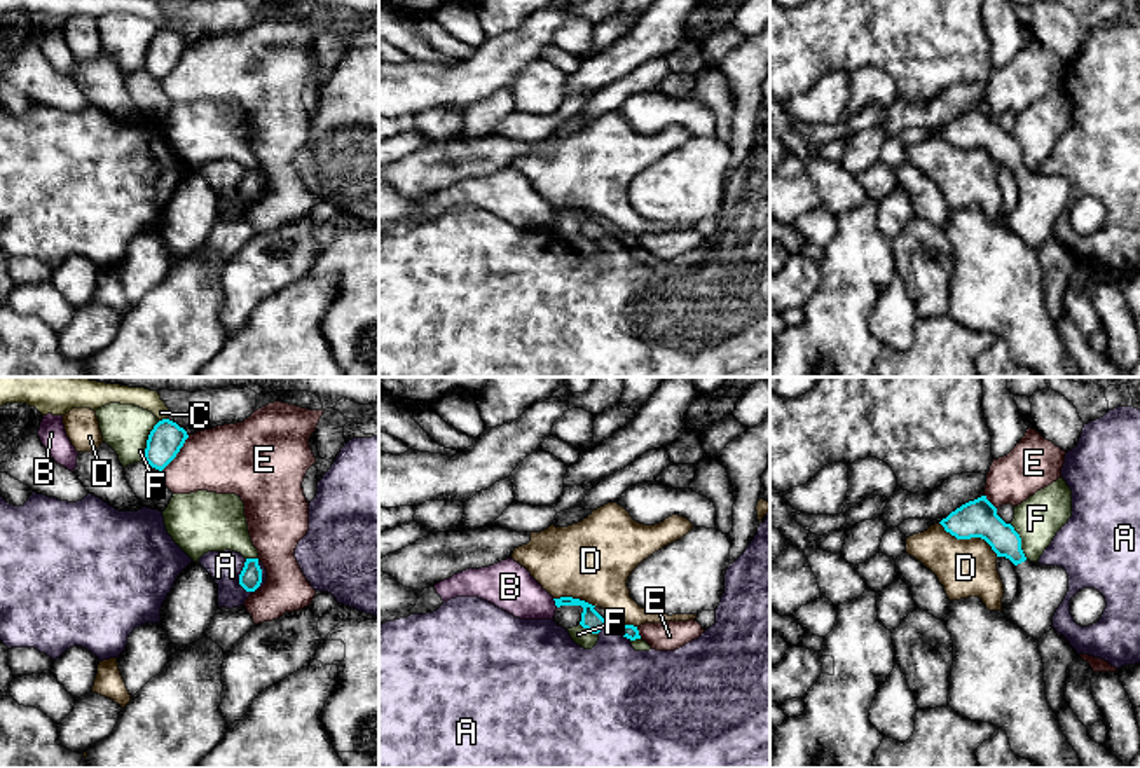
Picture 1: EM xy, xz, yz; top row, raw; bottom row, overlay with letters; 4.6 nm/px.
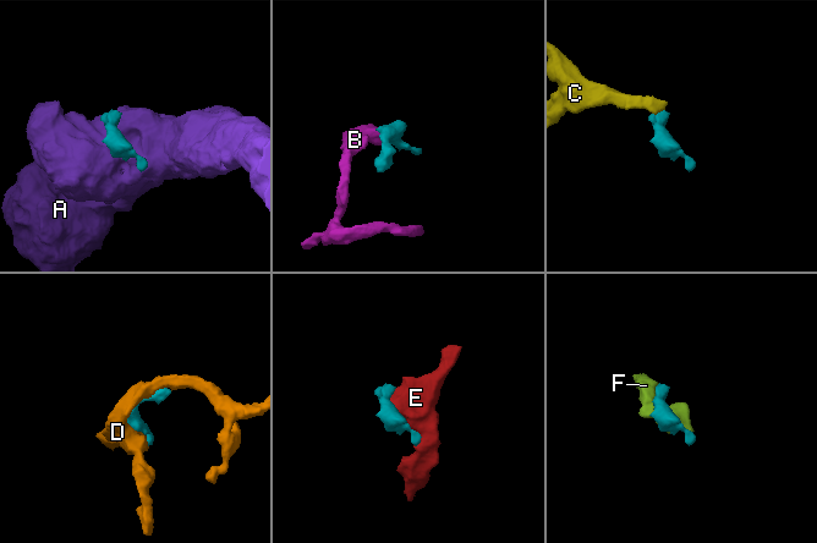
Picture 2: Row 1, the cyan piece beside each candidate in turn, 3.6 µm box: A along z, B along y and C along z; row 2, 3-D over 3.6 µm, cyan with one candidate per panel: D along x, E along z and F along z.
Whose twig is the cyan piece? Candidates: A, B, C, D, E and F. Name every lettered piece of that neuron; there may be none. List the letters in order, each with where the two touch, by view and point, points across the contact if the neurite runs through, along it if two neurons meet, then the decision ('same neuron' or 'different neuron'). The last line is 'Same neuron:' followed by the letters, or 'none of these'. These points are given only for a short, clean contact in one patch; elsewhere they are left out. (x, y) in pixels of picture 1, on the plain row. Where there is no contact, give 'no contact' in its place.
A: meets cyan in xy at (240, 187); different neuron
B: meets cyan in xz at (556, 212); border along xz (552, 208), (557, 215); different neuron
C: meets cyan in xy at (163, 28); border along xy (166, 27), (159, 30); different neuron
D: meets cyan in yz at (969, 147); different neuron
E: meets cyan in xy at (177, 61); different neuron
F: meets cyan in xy at (147, 49); different neuron
Same neuron: none of these

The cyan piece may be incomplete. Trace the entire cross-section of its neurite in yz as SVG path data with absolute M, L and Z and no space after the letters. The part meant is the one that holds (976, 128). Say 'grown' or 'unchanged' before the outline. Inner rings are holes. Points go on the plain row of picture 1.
grown; M986 105L962 113L939 133L957 148L985 148L997 166L1014 173L1018 204L1002 216L1009 230L1035 250L1053 237L1053 225L1068 201L1068 183L1058 175L1030 171L1021 159L1020 143L997 124Z

